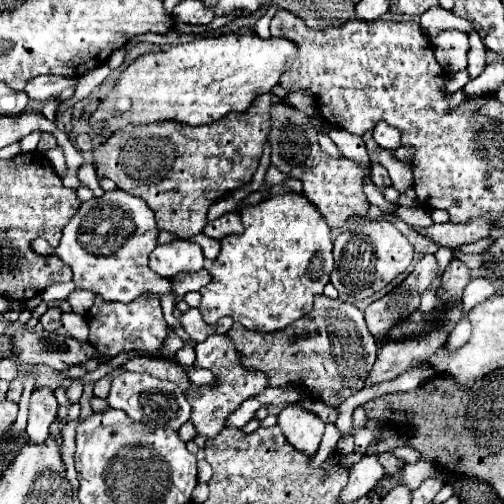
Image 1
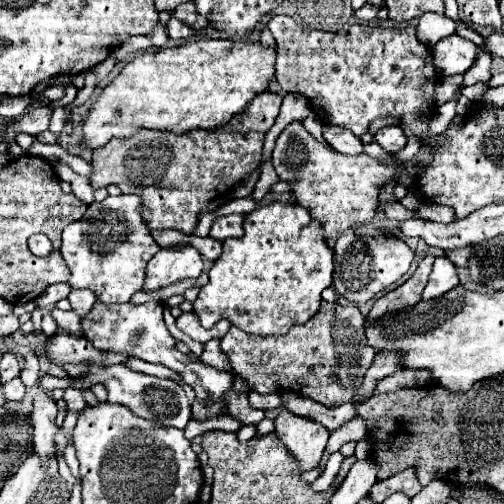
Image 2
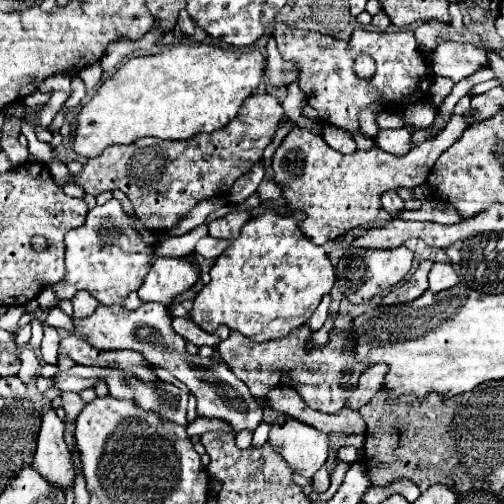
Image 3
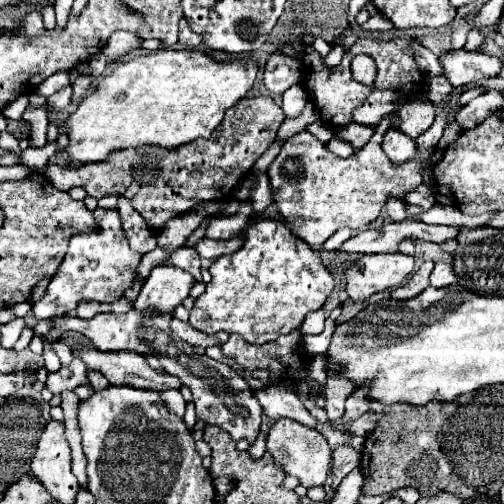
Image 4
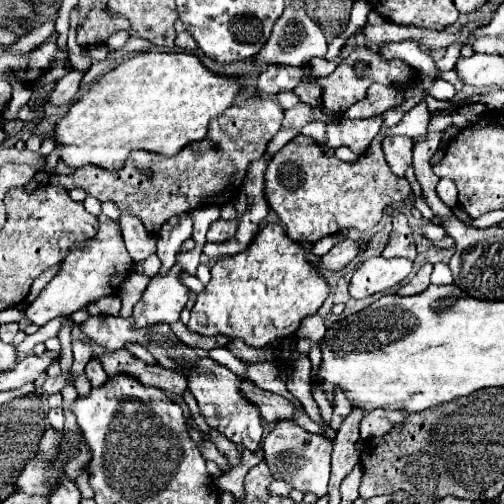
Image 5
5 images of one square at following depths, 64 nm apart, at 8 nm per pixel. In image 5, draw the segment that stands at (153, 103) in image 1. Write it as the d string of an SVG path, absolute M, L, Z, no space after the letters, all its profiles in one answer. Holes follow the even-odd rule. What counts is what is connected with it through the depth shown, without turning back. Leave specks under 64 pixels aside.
M144 52L132 56L104 76L100 76L80 98L76 98L68 112L58 120L56 130L52 134L56 146L62 146L60 160L70 168L82 168L86 164L104 168L104 170L120 170L132 150L158 152L162 156L178 154L186 144L202 140L206 136L206 128L210 118L222 114L228 106L232 106L236 94L244 90L240 84L242 78L228 78L214 74L202 66L198 56L178 52Z

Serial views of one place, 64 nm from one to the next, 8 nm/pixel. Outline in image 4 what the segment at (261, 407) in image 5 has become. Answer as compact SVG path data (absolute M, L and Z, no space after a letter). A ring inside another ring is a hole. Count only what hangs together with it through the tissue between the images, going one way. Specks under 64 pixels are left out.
M282 386L260 388L260 392L254 392L254 396L268 418L276 420L284 416L300 424L306 424L308 428L316 428L316 420L310 416L310 412L304 408L302 400L294 394L292 388L282 388Z

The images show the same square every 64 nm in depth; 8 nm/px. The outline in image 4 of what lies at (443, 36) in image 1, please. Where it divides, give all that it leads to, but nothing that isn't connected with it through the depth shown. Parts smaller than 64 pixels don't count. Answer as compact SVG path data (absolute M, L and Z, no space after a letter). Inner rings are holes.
M446 52L440 56L440 64L446 70L446 78L454 88L476 86L482 78L496 78L502 70L502 60L484 52Z

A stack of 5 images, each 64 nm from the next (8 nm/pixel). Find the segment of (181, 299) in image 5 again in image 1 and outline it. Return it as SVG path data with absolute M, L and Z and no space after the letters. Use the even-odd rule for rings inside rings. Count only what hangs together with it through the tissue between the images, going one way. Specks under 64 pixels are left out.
M176 240L166 246L156 246L150 254L150 268L170 280L178 274L194 274L204 268L204 256L202 250L188 242L188 240Z

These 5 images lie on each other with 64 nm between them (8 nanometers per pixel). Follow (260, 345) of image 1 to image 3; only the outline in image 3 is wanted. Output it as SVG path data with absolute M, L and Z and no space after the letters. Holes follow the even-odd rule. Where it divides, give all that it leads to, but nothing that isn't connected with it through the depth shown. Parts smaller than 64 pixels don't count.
M338 312L330 314L336 316L330 344L326 348L312 348L312 332L308 330L308 326L300 326L286 338L262 344L256 344L242 334L230 334L224 342L218 344L220 358L250 388L256 398L266 396L276 386L288 386L294 388L310 408L326 414L336 414L340 412L340 408L344 408L348 394L358 386L362 368L352 354L356 346L352 340L352 332L348 332L352 318Z

